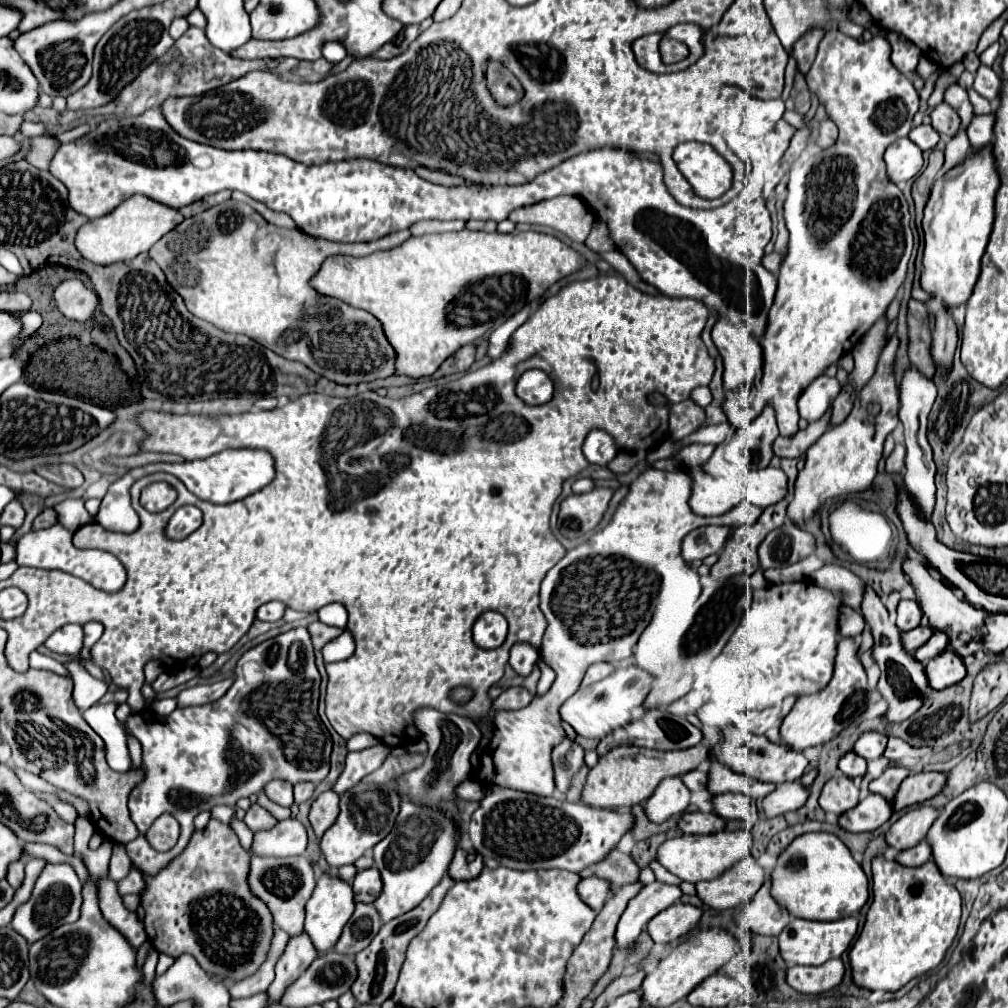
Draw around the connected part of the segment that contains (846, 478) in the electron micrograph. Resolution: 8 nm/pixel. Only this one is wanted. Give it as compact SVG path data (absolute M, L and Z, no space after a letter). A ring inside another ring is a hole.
M893 333L887 347L881 353L875 375L871 377L867 387L863 387L861 393L857 395L851 415L843 423L823 433L819 441L809 447L805 467L799 471L795 481L793 501L787 507L787 519L791 523L801 525L813 519L819 513L821 505L831 497L861 493L871 487L877 475L877 463L883 457L885 437L899 423L899 393L895 377L891 375L891 361L895 359L897 347L899 347L899 335ZM873 401L879 401L879 411L871 411Z

